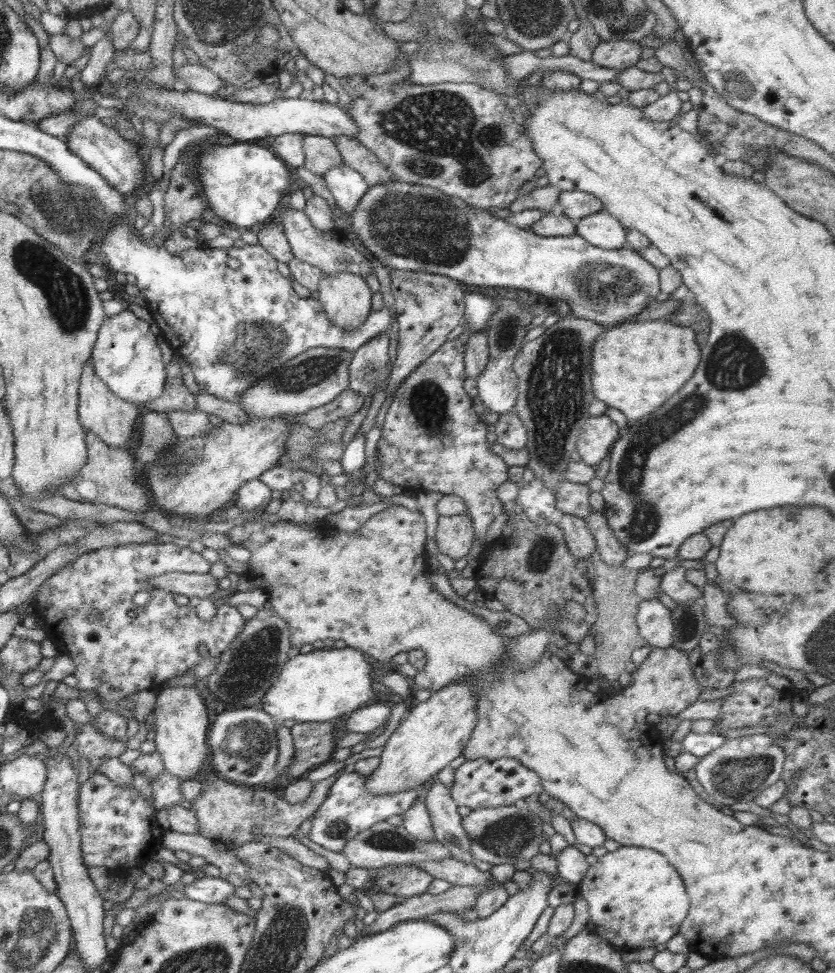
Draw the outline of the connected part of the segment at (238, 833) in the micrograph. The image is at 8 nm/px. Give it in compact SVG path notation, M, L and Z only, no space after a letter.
M344 768L339 770L335 774L329 776L326 779L320 780L313 784L312 792L310 796L306 798L304 802L298 804L290 804L281 794L275 790L266 791L264 788L245 786L244 784L236 784L220 777L216 772L209 769L205 771L205 778L201 781L202 790L200 796L195 800L192 800L192 810L195 812L195 818L197 819L197 826L199 827L199 835L204 838L209 838L210 841L218 844L224 844L226 848L238 848L246 842L256 841L256 838L260 836L293 836L296 831L300 829L300 826L321 806L326 799L327 794L334 784L334 781L338 778L338 775L344 770L350 768Z

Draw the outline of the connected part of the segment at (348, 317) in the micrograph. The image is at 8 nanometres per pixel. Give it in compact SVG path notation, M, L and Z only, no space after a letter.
M325 274L318 284L318 300L332 324L344 333L360 329L373 311L372 291L367 282L357 275Z

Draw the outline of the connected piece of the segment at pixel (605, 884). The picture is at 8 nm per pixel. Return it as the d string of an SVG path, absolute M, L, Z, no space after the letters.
M620 846L613 852L607 852L598 861L588 867L586 874L577 884L579 896L588 904L589 928L602 940L614 948L633 953L642 948L655 948L658 944L666 944L679 933L680 925L688 914L688 894L678 876L676 868L651 848Z

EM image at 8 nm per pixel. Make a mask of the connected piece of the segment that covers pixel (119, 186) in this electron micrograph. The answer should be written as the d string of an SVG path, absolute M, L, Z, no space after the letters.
M92 114L80 118L72 130L65 137L68 147L72 153L82 158L84 164L100 173L110 186L114 187L117 192L128 197L144 181L144 165L138 152L139 145L135 142L128 141L120 136L114 128L102 124L102 120Z

